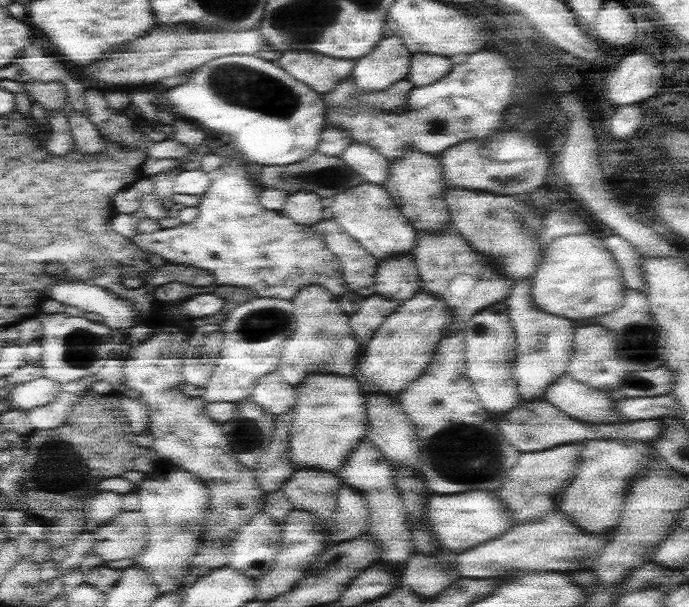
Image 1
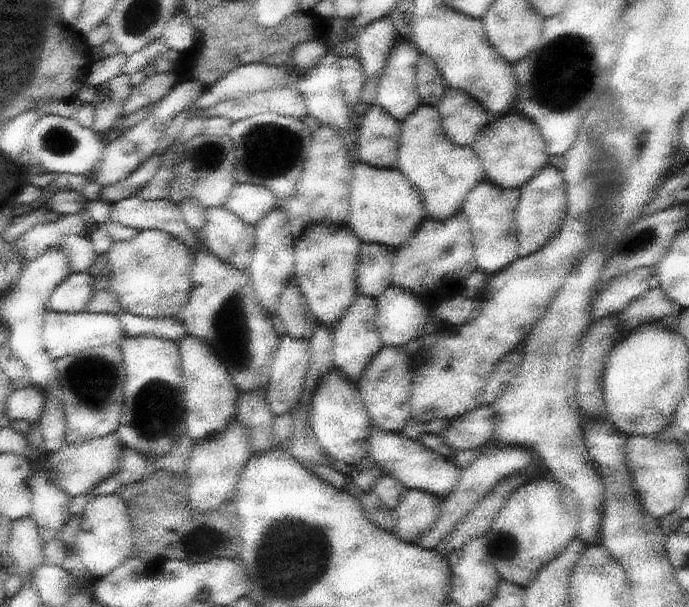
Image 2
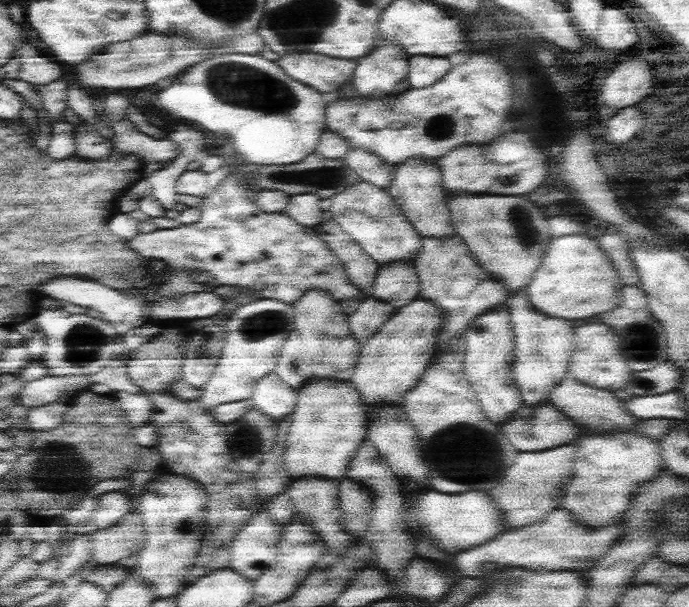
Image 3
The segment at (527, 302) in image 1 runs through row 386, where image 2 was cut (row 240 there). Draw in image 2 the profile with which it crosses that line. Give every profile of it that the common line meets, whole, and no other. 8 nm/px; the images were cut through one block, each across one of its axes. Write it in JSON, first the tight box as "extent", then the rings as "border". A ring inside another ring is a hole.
{"extent":[515,166,567,258],"border":[[[547,166],[541,172],[537,172],[527,184],[523,184],[519,188],[521,200],[519,200],[519,212],[517,212],[515,220],[517,220],[517,228],[519,228],[519,256],[521,258],[527,258],[533,252],[537,252],[539,248],[543,248],[563,226],[567,190],[563,190],[565,180],[561,180],[561,176],[563,176],[563,172],[559,172],[553,166]]]}

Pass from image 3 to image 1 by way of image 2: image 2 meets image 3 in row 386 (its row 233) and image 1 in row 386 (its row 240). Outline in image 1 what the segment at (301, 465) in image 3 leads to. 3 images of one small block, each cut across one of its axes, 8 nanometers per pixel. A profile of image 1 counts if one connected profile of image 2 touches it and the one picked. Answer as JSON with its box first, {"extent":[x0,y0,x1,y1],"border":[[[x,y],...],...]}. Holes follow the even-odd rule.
{"extent":[289,374,369,472],"border":[[[309,374],[299,386],[299,402],[293,408],[295,420],[289,432],[291,464],[295,468],[337,472],[349,464],[349,456],[369,434],[369,410],[361,382],[353,376]]]}

